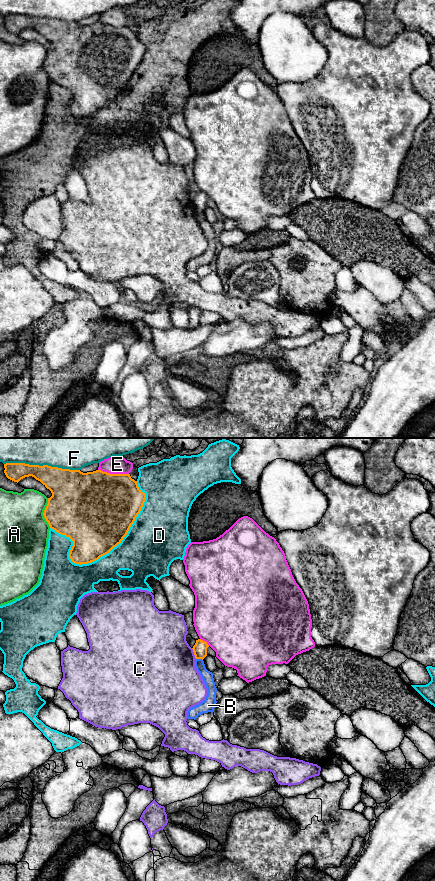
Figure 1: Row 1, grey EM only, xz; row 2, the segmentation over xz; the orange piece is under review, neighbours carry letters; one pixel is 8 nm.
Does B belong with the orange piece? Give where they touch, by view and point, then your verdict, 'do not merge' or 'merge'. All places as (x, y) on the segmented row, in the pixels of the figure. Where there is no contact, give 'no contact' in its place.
contact xz (199, 658); do not merge

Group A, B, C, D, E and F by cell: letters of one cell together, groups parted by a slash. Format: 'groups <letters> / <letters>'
groups A / B / C / D / E / F

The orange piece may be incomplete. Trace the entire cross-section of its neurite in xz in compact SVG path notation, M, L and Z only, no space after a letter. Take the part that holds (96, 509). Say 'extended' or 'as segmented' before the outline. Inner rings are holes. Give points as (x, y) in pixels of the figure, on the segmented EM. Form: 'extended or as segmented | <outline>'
as segmented | M6 463L4 468L6 477L14 482L18 483L21 479L32 476L51 491L52 496L48 498L43 515L51 529L73 541L69 557L75 564L94 562L120 544L140 513L146 499L146 494L139 489L137 481L132 479L130 474L110 474L101 470L83 473L80 470L25 463Z

